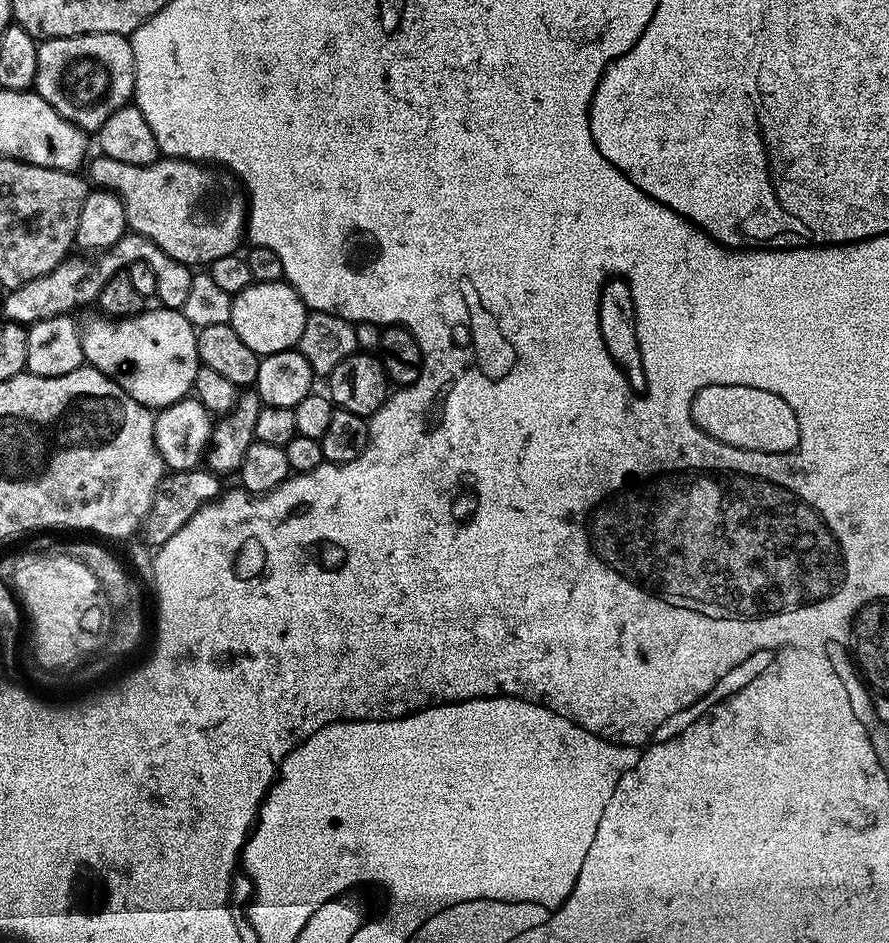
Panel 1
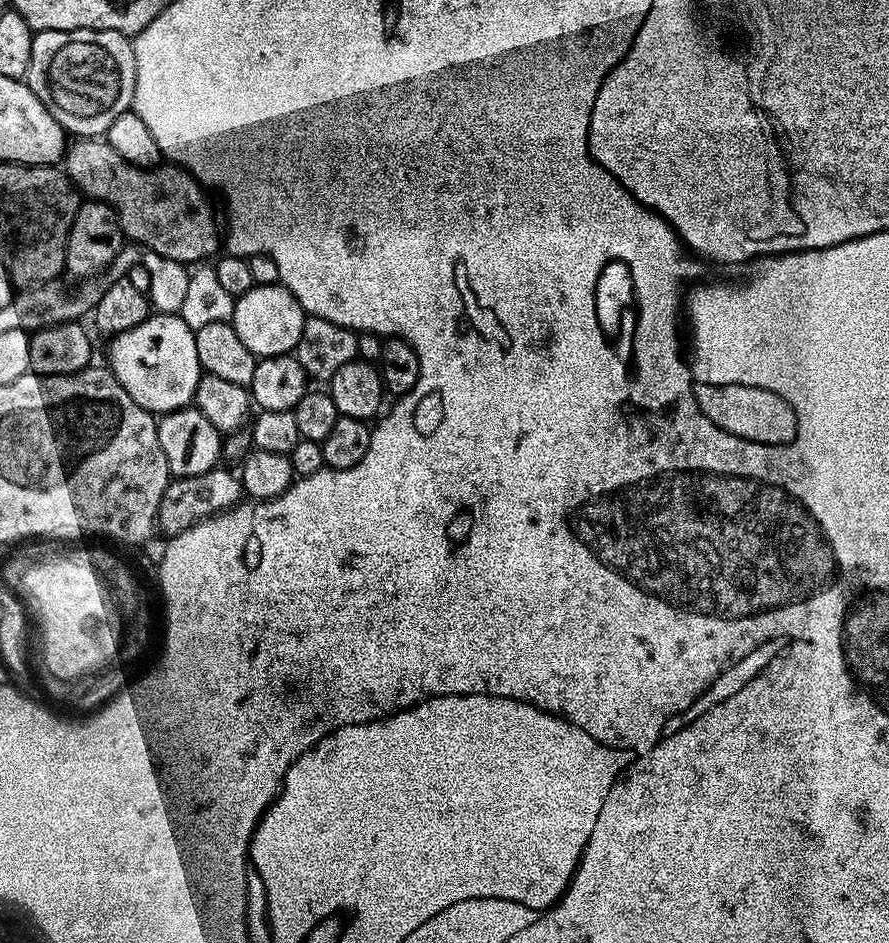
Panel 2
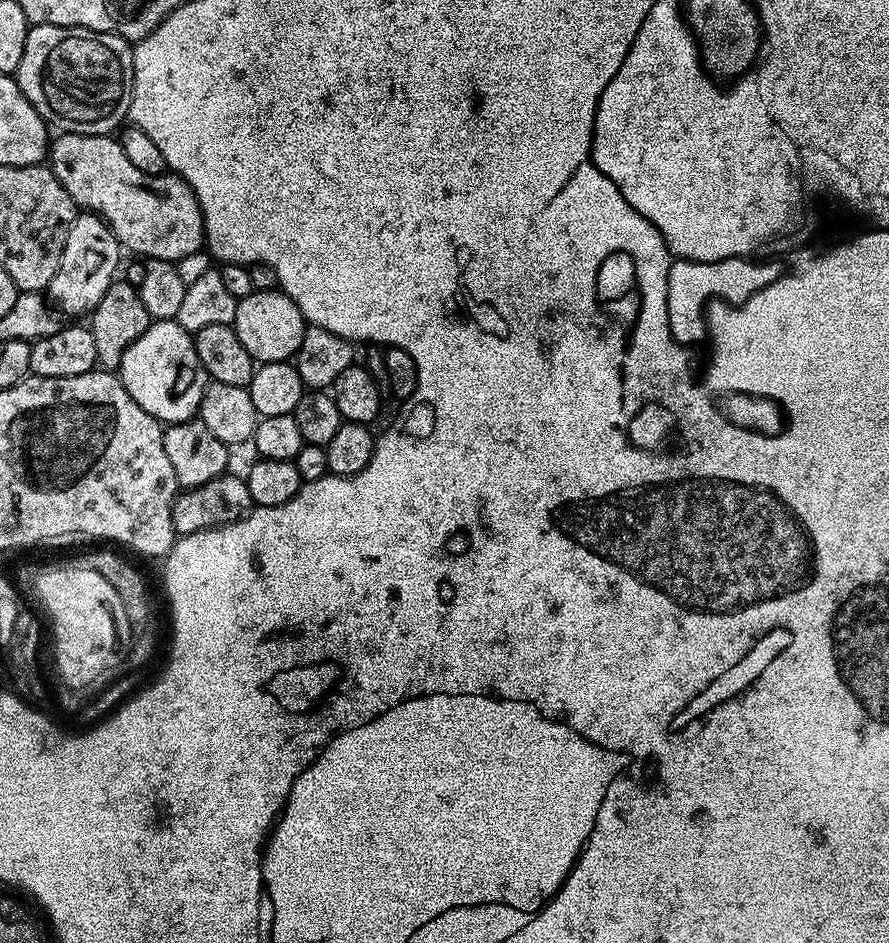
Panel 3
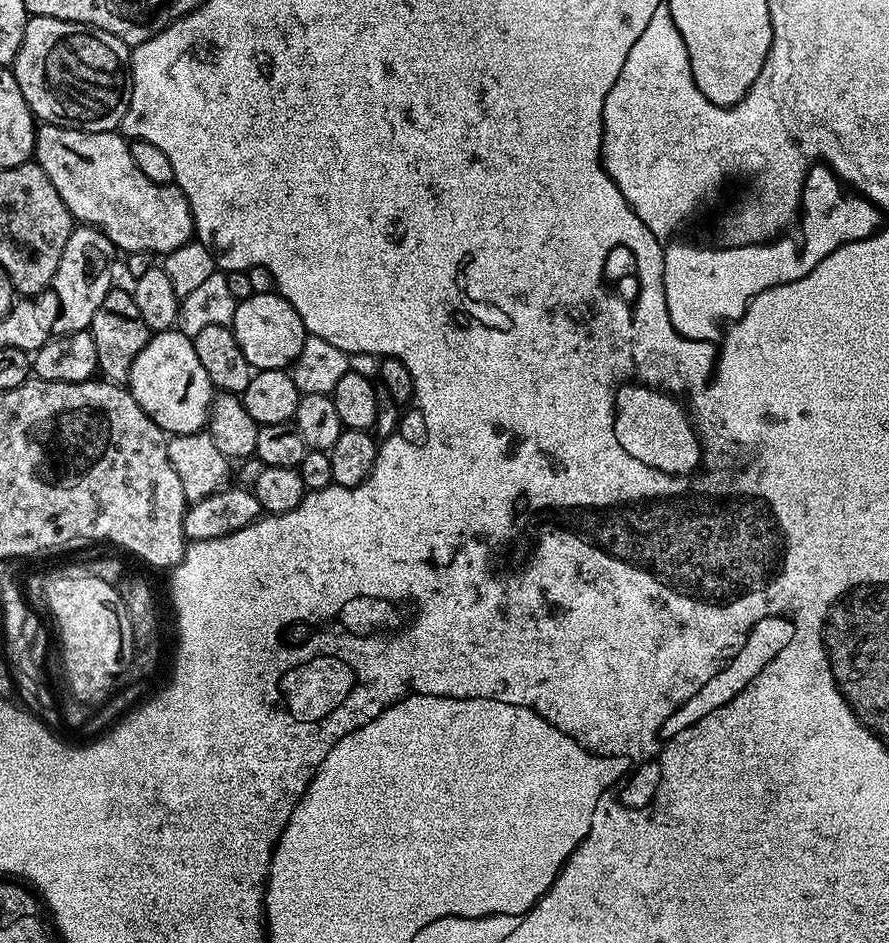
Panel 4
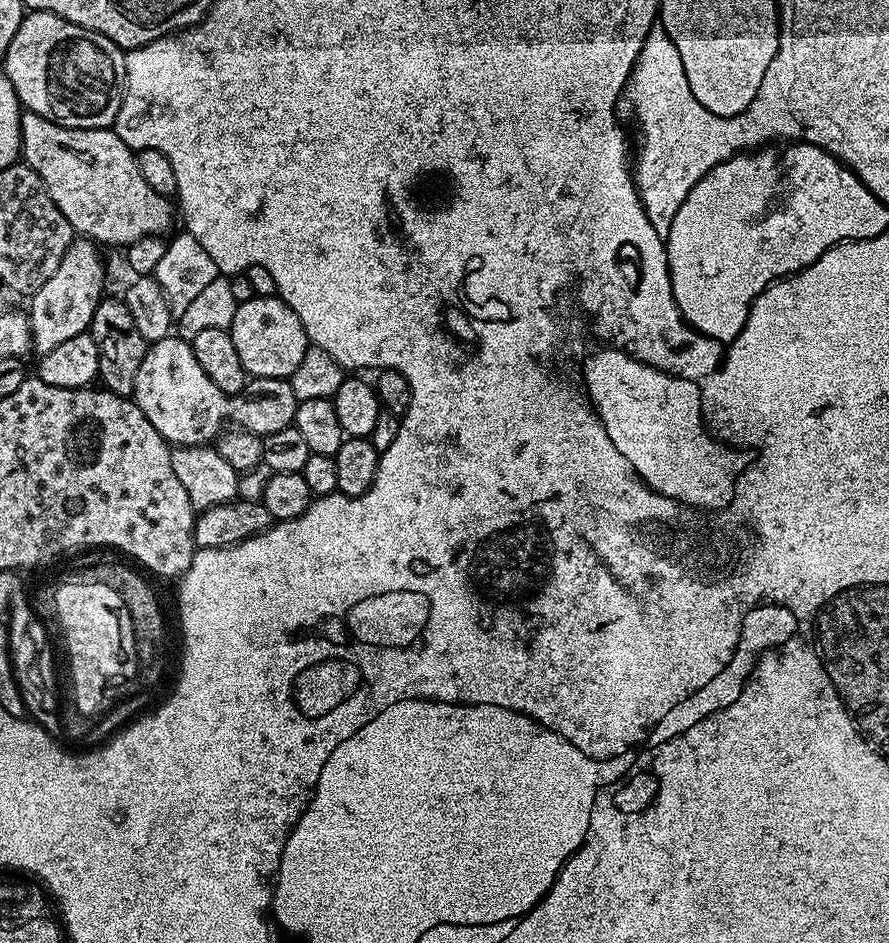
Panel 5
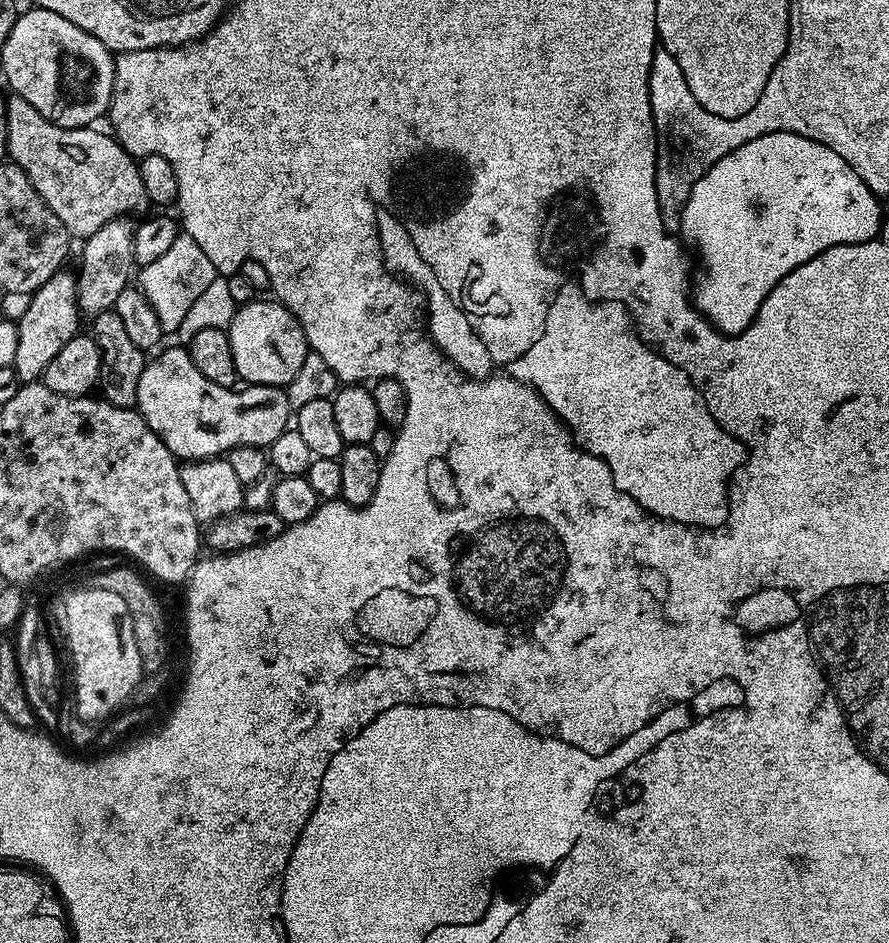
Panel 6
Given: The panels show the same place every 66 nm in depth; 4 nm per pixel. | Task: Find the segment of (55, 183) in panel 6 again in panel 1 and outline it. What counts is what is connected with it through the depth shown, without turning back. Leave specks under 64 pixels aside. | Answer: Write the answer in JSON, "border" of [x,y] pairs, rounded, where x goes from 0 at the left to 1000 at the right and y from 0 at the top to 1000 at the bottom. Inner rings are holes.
{"border":[[[116,163],[109,166],[97,178],[102,194],[129,204],[142,223],[145,243],[172,255],[191,274],[213,282],[237,282],[245,274],[254,274],[269,264],[265,262],[270,253],[273,256],[277,250],[276,213],[260,208],[251,193],[229,179],[233,177],[228,173],[178,168],[165,176],[146,176]]]}

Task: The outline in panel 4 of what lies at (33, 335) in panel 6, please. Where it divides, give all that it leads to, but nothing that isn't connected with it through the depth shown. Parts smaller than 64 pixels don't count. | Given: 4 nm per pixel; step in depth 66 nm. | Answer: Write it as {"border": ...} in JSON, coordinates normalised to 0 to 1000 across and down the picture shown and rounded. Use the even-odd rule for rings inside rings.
{"border":[[[98,240],[82,241],[79,252],[74,252],[74,265],[65,278],[65,286],[56,302],[56,310],[63,313],[67,321],[67,332],[63,340],[56,344],[60,353],[73,356],[80,352],[98,352],[102,349],[106,332],[115,324],[115,316],[128,304],[126,279],[133,273],[133,264],[119,252],[111,242]]]}

